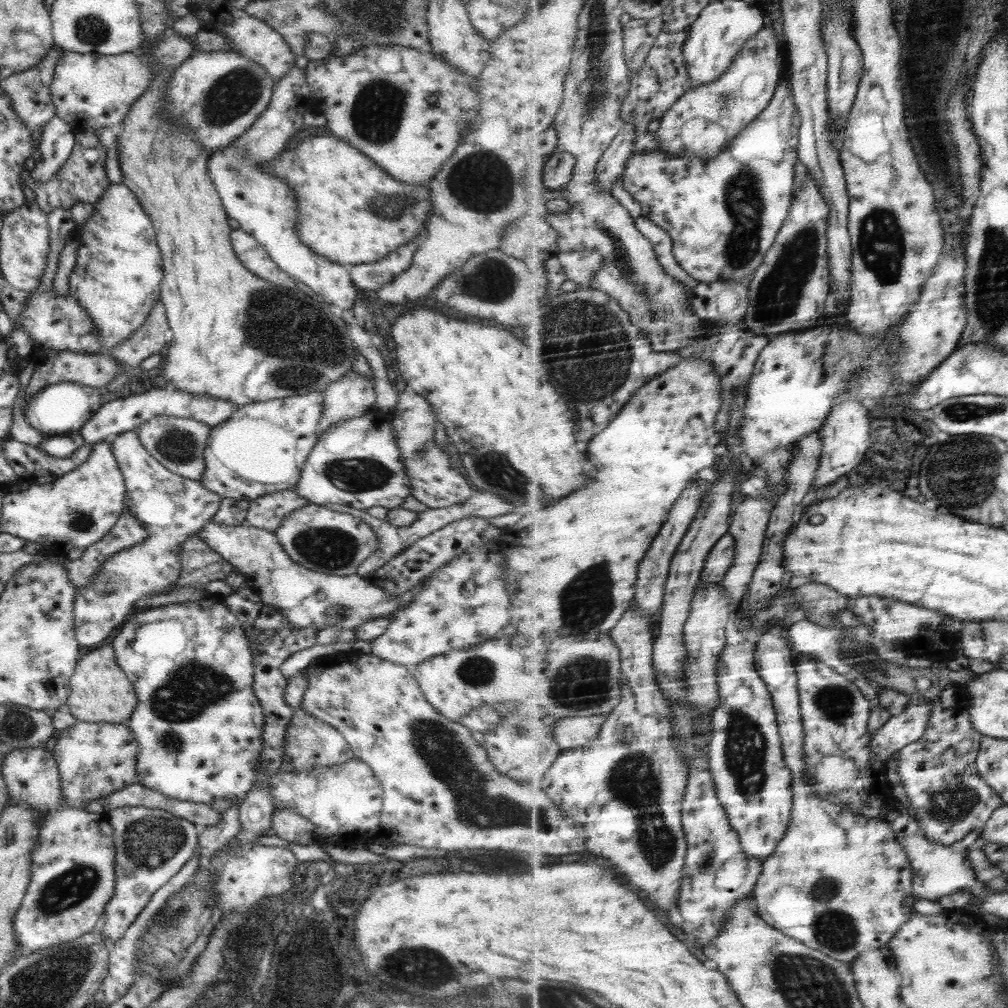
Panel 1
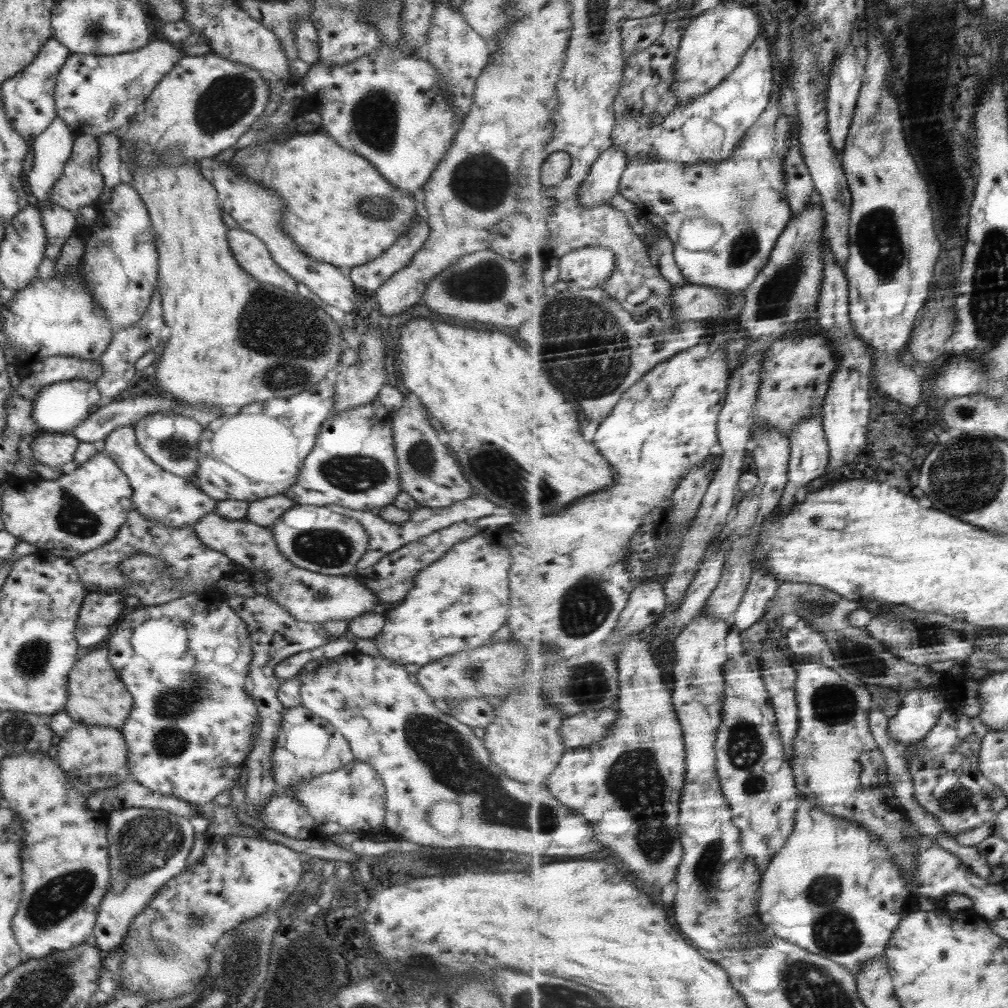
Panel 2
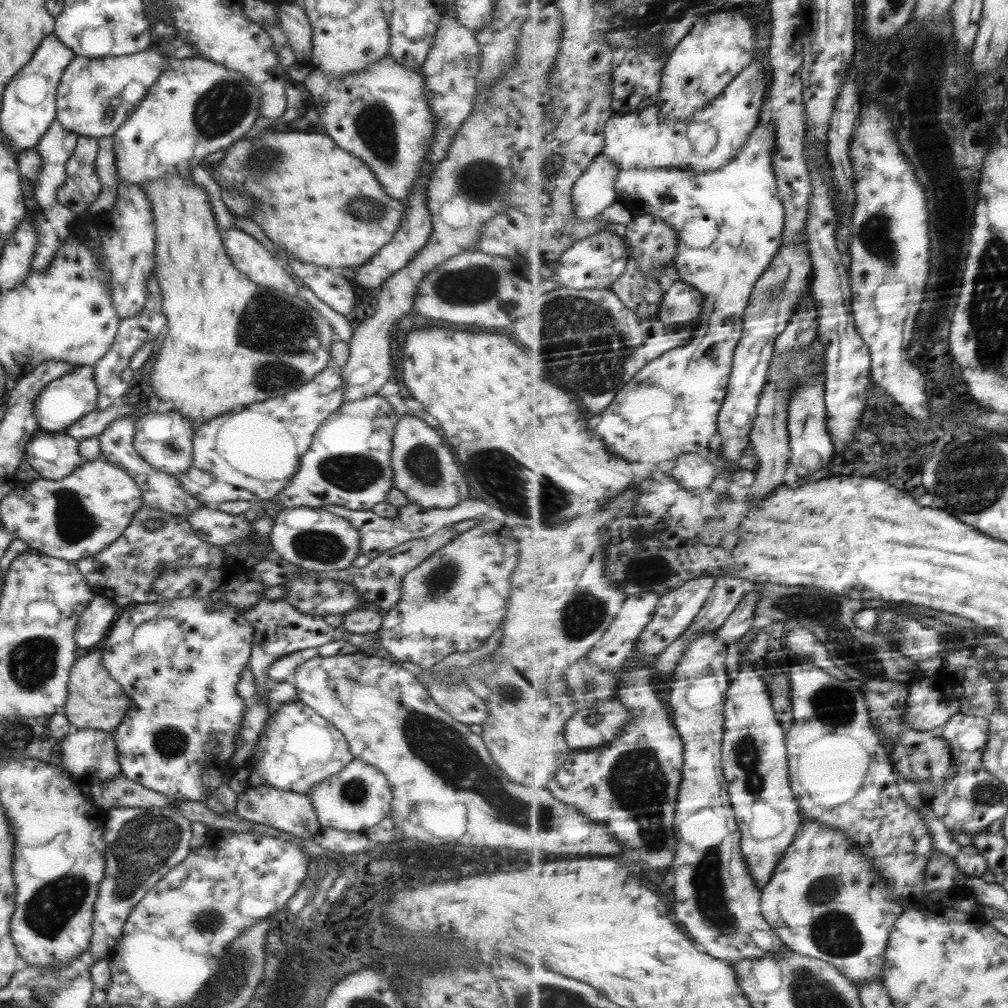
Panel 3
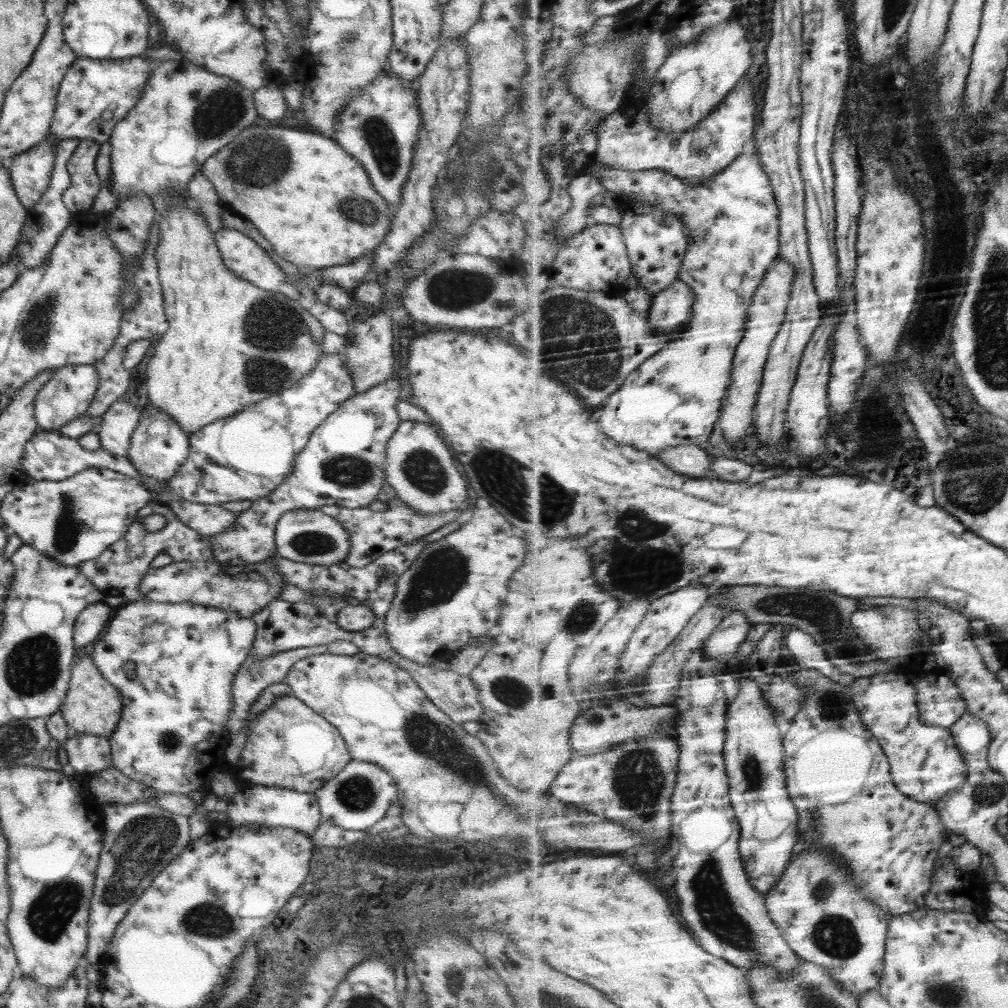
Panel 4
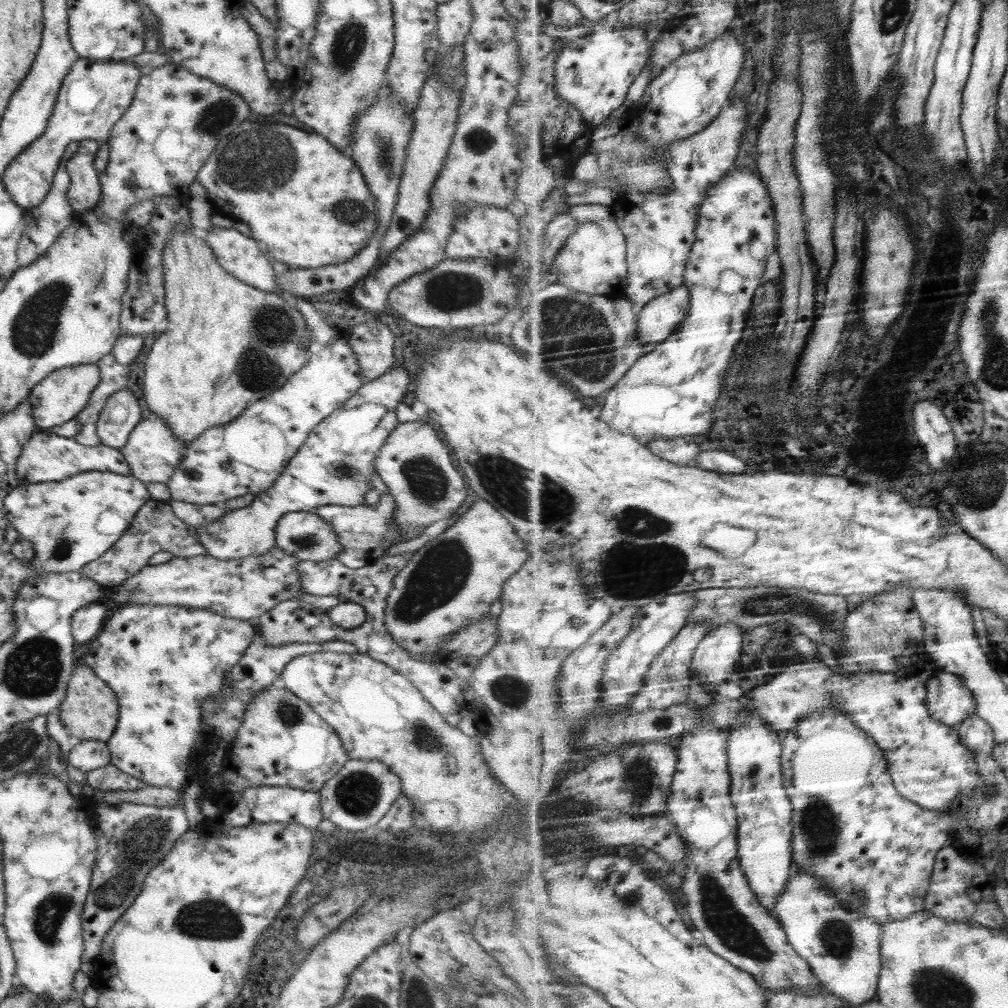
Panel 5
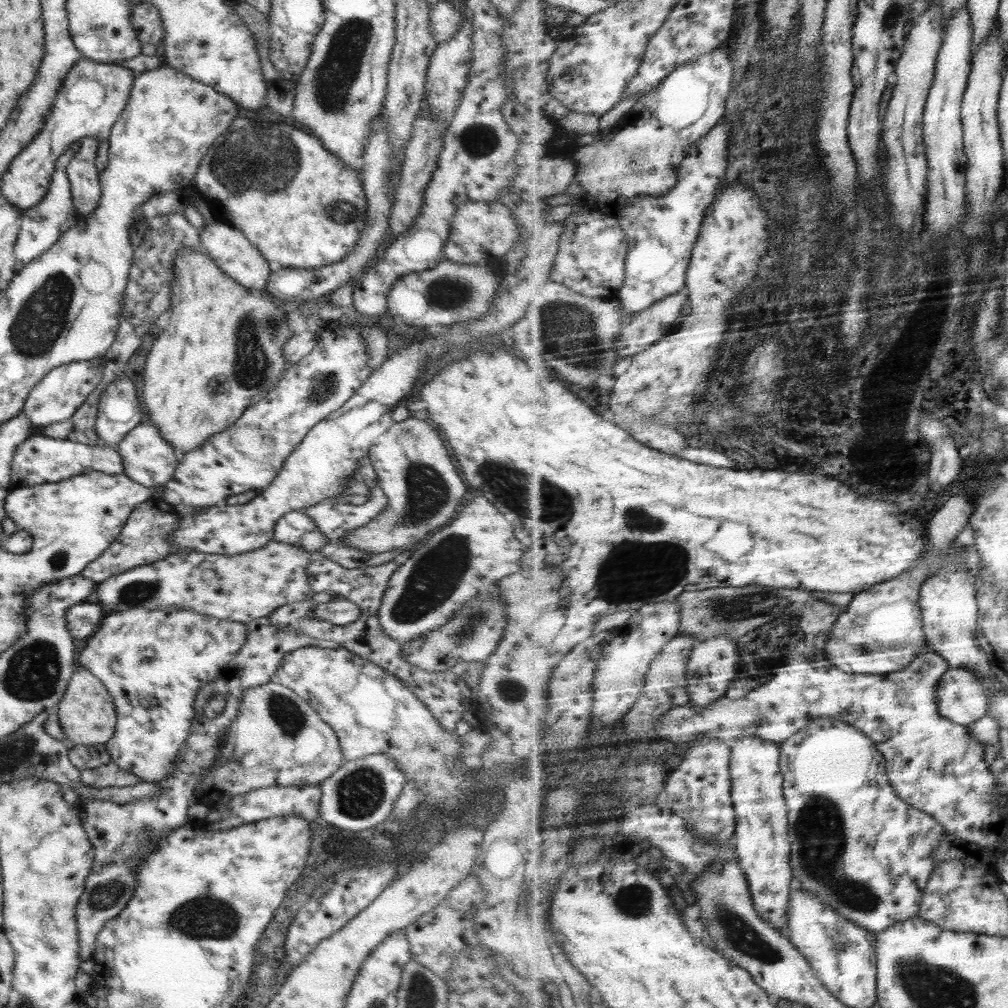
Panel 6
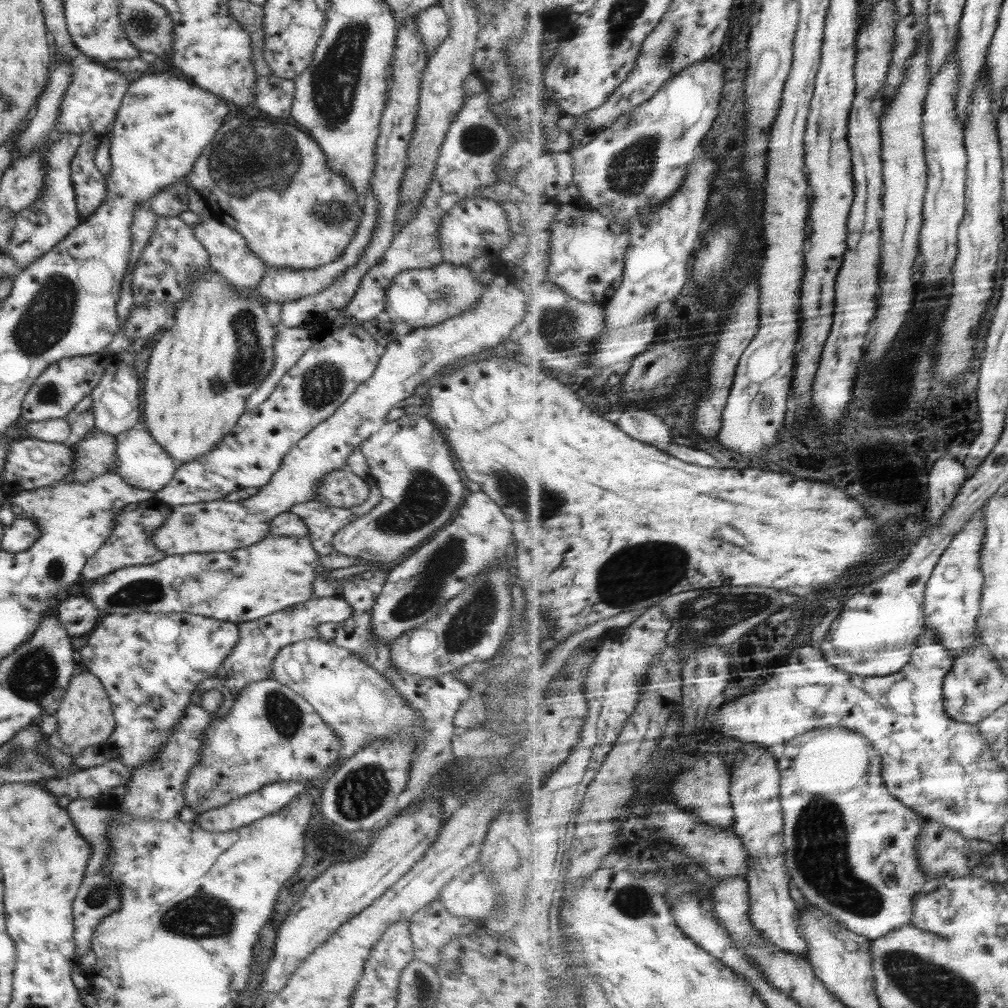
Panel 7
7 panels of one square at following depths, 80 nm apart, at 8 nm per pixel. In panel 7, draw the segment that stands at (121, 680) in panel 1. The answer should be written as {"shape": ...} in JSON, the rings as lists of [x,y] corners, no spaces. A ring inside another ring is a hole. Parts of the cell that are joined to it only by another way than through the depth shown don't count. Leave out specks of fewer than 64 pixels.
{"shape":[[[88,670],[78,671],[70,680],[70,685],[54,715],[57,720],[55,740],[70,746],[80,747],[81,750],[94,745],[105,745],[115,727],[109,696],[100,680]]]}

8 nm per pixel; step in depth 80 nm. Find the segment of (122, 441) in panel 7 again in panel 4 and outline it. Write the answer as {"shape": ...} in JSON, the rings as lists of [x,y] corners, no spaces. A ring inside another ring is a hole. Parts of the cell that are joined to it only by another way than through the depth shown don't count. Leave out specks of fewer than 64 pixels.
{"shape":[[[158,411],[154,416],[142,414],[130,439],[128,459],[140,474],[147,474],[158,480],[167,480],[182,468],[189,455],[190,432],[184,432],[168,414]]]}

